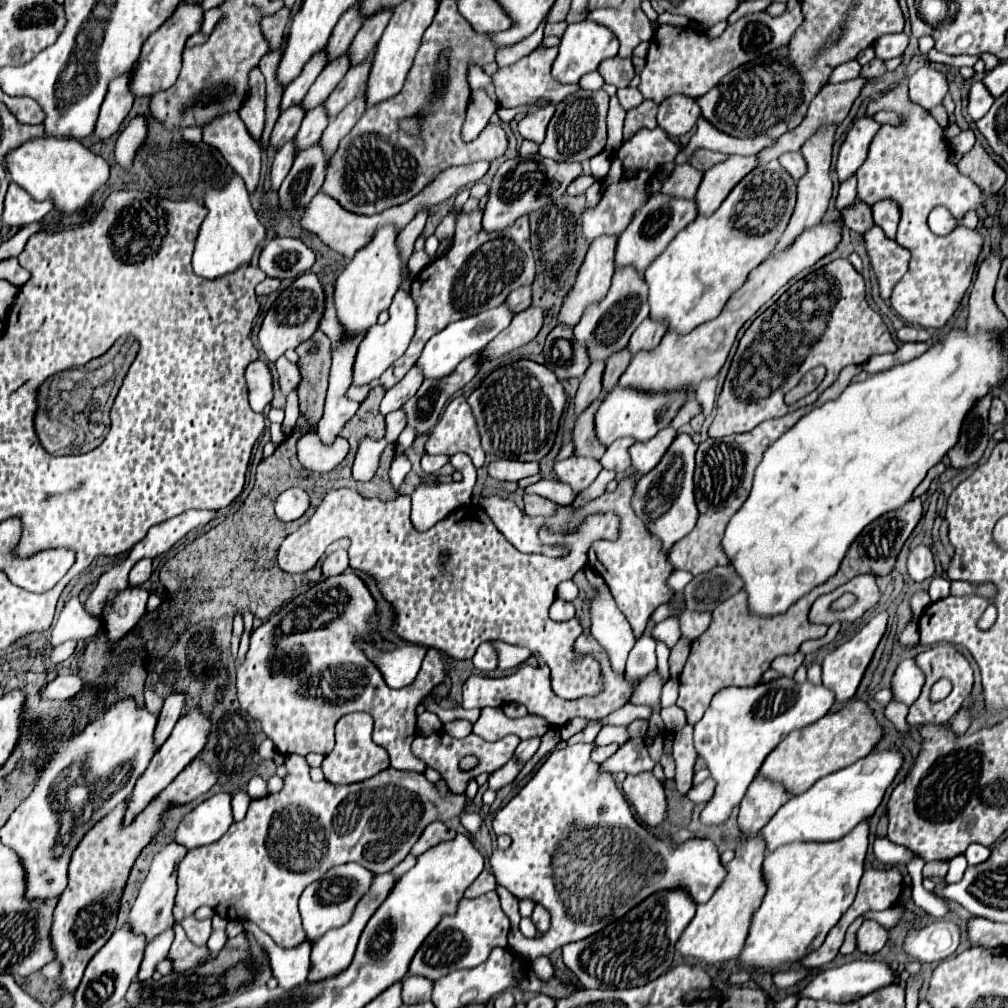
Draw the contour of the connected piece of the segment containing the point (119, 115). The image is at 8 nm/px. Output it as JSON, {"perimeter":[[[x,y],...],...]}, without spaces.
{"perimeter":[[[124,74],[110,82],[108,94],[104,98],[104,104],[100,108],[100,114],[98,114],[94,132],[92,132],[96,138],[106,140],[112,134],[116,134],[120,124],[128,116],[132,102],[134,102],[134,96],[128,90],[128,82],[130,82],[130,74]]]}

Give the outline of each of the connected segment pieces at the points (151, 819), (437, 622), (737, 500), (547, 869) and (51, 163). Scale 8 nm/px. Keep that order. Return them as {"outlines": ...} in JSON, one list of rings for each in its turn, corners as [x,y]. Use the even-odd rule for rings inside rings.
{"outlines":[[[[190,762],[176,780],[160,792],[156,800],[152,800],[142,814],[128,828],[120,828],[124,806],[116,806],[112,814],[104,816],[80,842],[76,852],[72,854],[72,862],[68,868],[68,886],[60,894],[60,900],[54,908],[52,928],[50,928],[50,944],[56,952],[56,960],[60,962],[60,990],[76,992],[84,968],[88,966],[90,958],[106,944],[116,928],[116,912],[122,888],[126,884],[128,872],[140,854],[140,850],[154,838],[154,834],[162,826],[162,814],[168,804],[186,804],[202,794],[206,794],[216,782],[216,774],[204,762]]],[[[340,488],[332,490],[324,496],[322,504],[316,508],[314,516],[302,524],[296,532],[292,532],[280,546],[278,564],[284,572],[298,574],[308,572],[319,561],[329,544],[338,538],[350,538],[350,568],[364,570],[376,578],[378,588],[384,592],[386,600],[390,600],[396,608],[396,626],[392,628],[398,636],[410,642],[420,642],[426,646],[434,646],[444,650],[446,654],[457,660],[470,660],[476,648],[488,640],[504,640],[508,644],[524,646],[532,654],[542,656],[542,660],[552,670],[552,688],[562,698],[580,698],[598,694],[602,688],[600,668],[592,656],[576,658],[572,644],[582,634],[582,626],[578,620],[554,622],[548,616],[548,606],[556,596],[556,586],[564,580],[570,580],[580,568],[586,566],[588,546],[598,538],[616,538],[618,534],[618,518],[616,514],[594,514],[590,516],[576,534],[554,536],[542,528],[538,532],[542,544],[562,544],[568,546],[568,554],[560,558],[550,558],[546,554],[522,554],[516,550],[500,530],[492,524],[490,516],[480,506],[462,506],[448,518],[440,520],[426,532],[418,532],[410,522],[410,498],[400,494],[394,500],[382,502],[376,498],[364,498],[356,490]],[[438,552],[450,552],[446,564],[438,562]]],[[[804,406],[782,418],[766,420],[750,432],[730,434],[722,438],[708,438],[698,446],[696,472],[694,472],[694,496],[696,496],[700,516],[698,516],[694,530],[682,540],[678,540],[668,550],[668,560],[674,566],[674,570],[686,570],[690,574],[700,574],[716,564],[728,564],[728,558],[724,558],[724,552],[720,550],[720,540],[724,536],[724,528],[728,520],[738,512],[738,508],[746,502],[750,494],[754,470],[760,464],[764,450],[772,442],[776,442],[786,430],[790,430],[810,410],[812,406]]],[[[607,725],[592,743],[580,742],[550,752],[546,762],[534,774],[534,778],[494,816],[492,822],[494,832],[508,834],[512,838],[512,846],[508,850],[494,852],[490,856],[492,874],[502,886],[506,886],[514,894],[513,896],[496,883],[501,908],[511,923],[507,948],[520,958],[524,958],[526,962],[531,963],[538,957],[552,954],[556,948],[562,948],[564,944],[578,942],[596,934],[616,918],[622,918],[634,904],[640,904],[640,900],[654,894],[656,890],[670,888],[670,886],[684,886],[692,894],[692,898],[698,904],[702,904],[708,902],[708,898],[716,892],[716,888],[726,878],[726,866],[720,862],[720,852],[712,840],[690,838],[684,844],[674,846],[670,838],[658,840],[644,826],[636,822],[628,802],[624,800],[624,794],[618,790],[614,782],[614,776],[600,768],[600,764],[618,750],[618,745],[625,744],[626,740],[628,740],[626,726]],[[598,741],[615,741],[617,744],[596,746]],[[517,898],[530,898],[542,904],[550,912],[552,926],[546,934],[533,939],[523,936],[518,929],[521,916]]],[[[34,138],[6,156],[8,172],[14,184],[24,188],[36,200],[50,200],[62,214],[82,210],[92,196],[110,178],[108,162],[90,152],[80,140],[74,138]]]]}

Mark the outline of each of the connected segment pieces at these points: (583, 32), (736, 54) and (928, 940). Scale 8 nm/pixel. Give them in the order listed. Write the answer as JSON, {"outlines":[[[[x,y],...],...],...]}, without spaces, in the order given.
{"outlines":[[[[578,22],[578,24],[568,24],[562,42],[560,42],[560,54],[552,64],[552,76],[562,82],[562,84],[574,84],[578,82],[584,74],[594,72],[602,60],[616,56],[618,54],[618,40],[612,34],[612,30],[594,24],[594,22]]],[[[756,12],[756,14],[748,14],[744,18],[740,18],[736,24],[728,26],[718,38],[714,40],[708,40],[704,34],[696,32],[694,28],[674,28],[674,26],[658,26],[658,30],[654,32],[652,40],[650,40],[650,50],[648,50],[648,56],[646,56],[646,66],[640,74],[640,86],[638,90],[642,92],[644,98],[648,100],[654,100],[656,104],[660,104],[664,98],[672,96],[672,94],[688,94],[692,98],[700,98],[704,96],[708,90],[712,90],[730,70],[750,62],[750,60],[756,60],[780,46],[788,46],[790,38],[794,36],[794,30],[798,28],[800,20],[794,24],[794,20],[788,20],[788,18],[772,18],[768,12]]],[[[952,922],[934,924],[934,928],[908,928],[902,950],[920,962],[942,962],[956,952],[960,928]]]]}

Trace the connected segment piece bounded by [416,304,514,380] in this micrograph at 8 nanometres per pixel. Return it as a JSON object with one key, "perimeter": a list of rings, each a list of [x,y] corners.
{"perimeter":[[[502,304],[502,306],[498,306],[498,308],[480,312],[480,314],[476,314],[476,316],[470,316],[470,318],[464,318],[464,320],[458,320],[458,322],[446,326],[442,332],[434,334],[434,336],[426,342],[426,346],[424,346],[424,350],[422,350],[422,354],[420,354],[418,362],[416,362],[416,366],[422,370],[424,378],[428,378],[428,380],[446,378],[448,374],[452,374],[452,370],[454,370],[464,358],[470,358],[472,354],[480,352],[496,334],[500,334],[500,332],[510,324],[512,316],[514,316],[514,314],[508,312],[508,308]]]}

